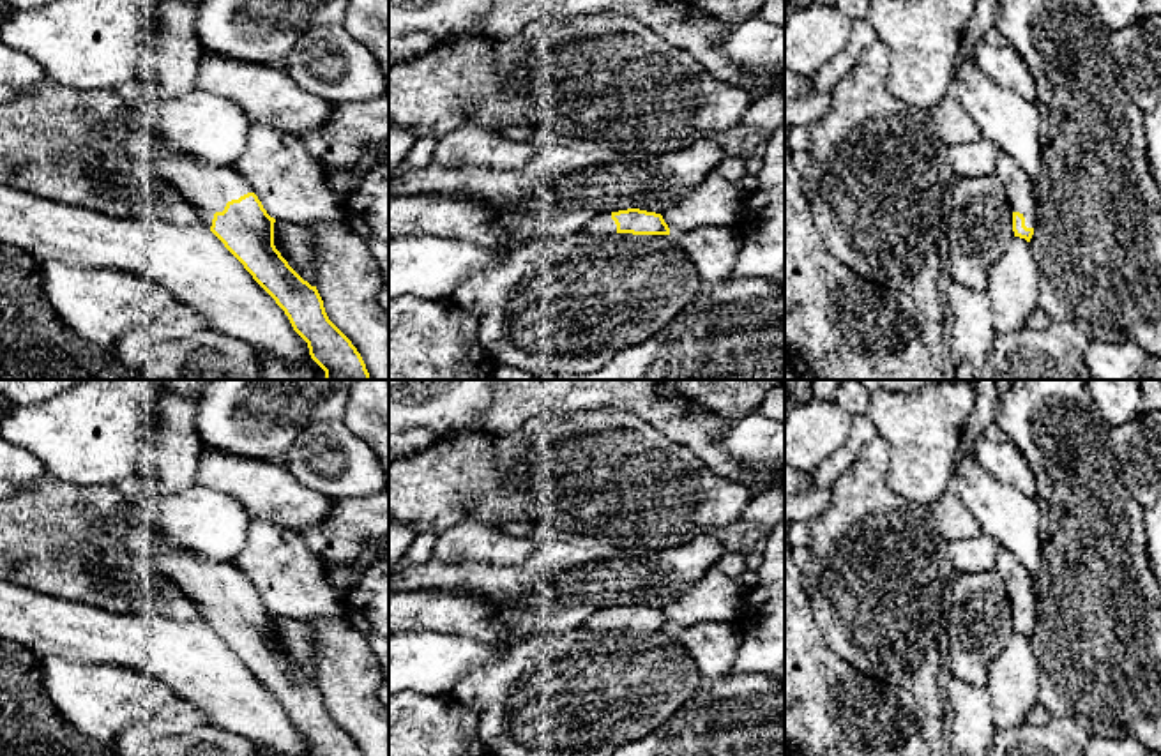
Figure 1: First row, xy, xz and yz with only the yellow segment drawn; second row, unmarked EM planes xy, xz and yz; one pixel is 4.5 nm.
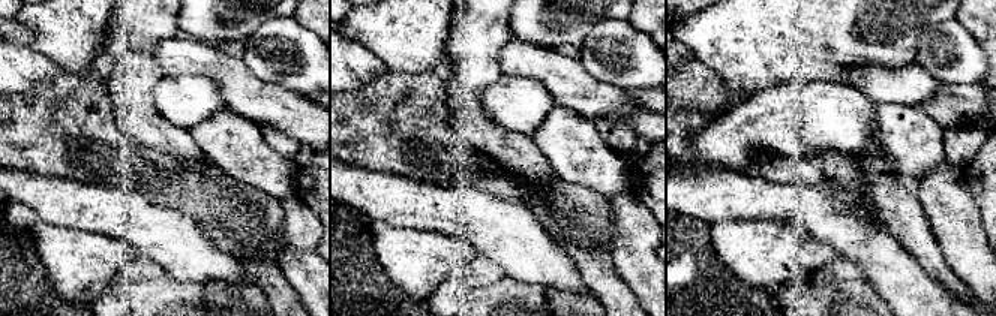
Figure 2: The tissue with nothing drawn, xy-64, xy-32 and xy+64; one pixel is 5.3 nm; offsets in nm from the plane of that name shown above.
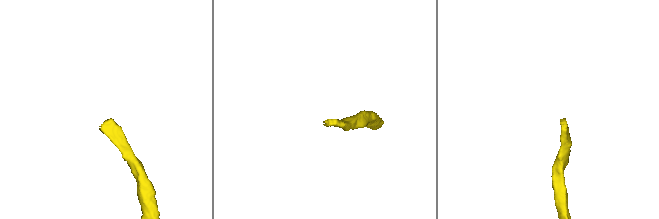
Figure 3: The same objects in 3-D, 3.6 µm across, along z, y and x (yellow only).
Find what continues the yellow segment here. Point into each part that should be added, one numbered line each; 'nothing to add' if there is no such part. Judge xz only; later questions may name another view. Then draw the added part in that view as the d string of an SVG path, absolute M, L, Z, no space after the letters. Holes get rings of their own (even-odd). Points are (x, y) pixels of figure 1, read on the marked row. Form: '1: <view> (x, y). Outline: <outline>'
1: xz (603, 225). Outline: M603 212L587 223L583 231L592 233L592 235L608 237L608 235L617 233L617 224L611 219L611 212Z

